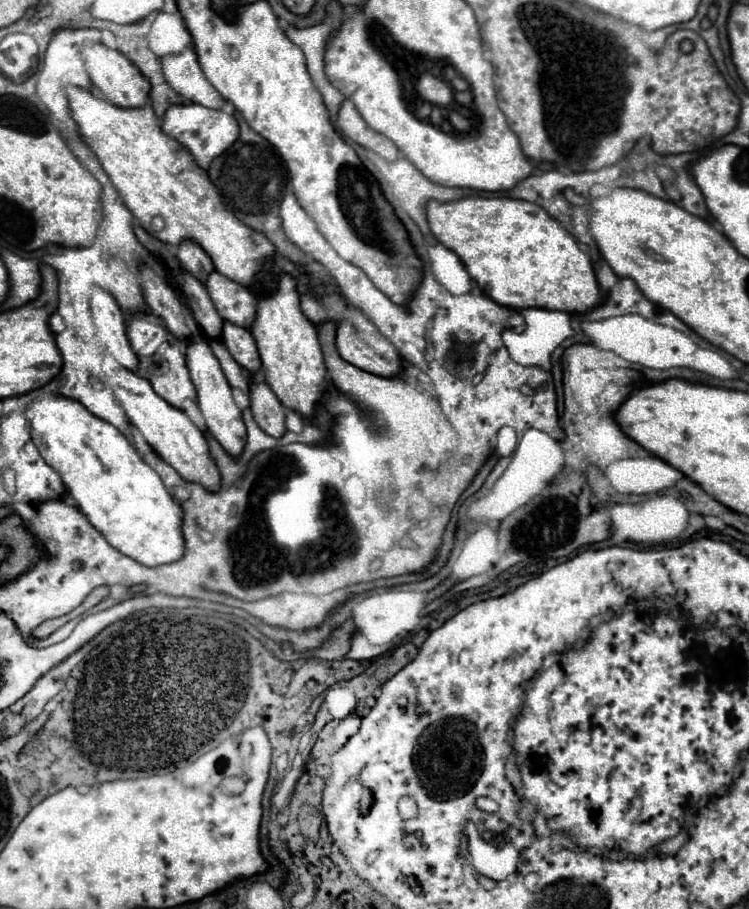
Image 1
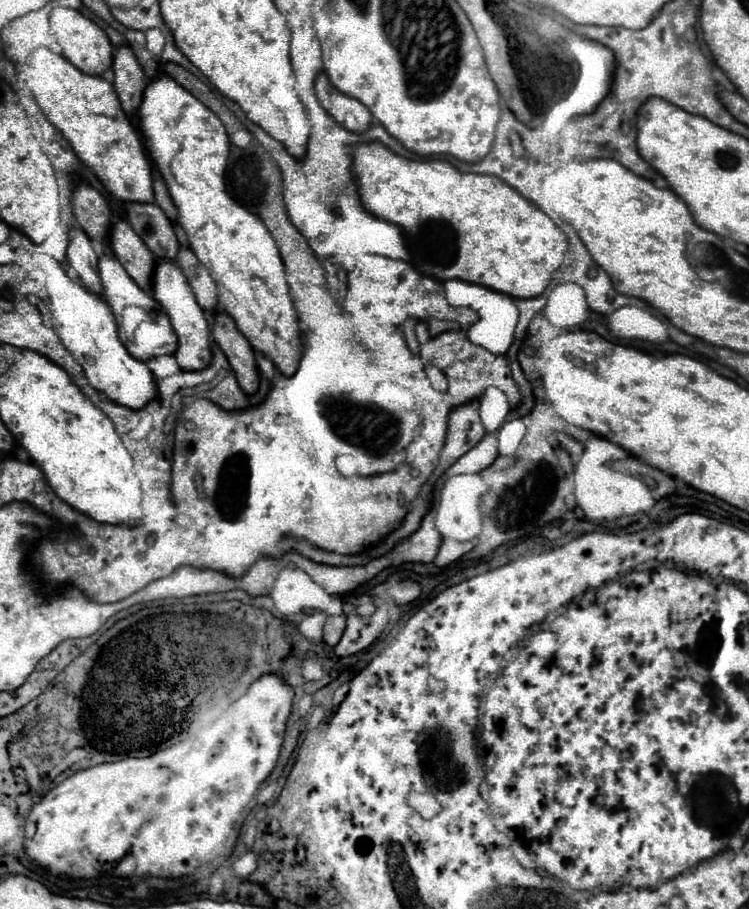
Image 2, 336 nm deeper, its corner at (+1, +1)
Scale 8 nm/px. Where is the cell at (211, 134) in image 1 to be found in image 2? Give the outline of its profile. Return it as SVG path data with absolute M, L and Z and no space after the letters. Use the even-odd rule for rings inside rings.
M160 75L152 79L144 89L142 103L138 107L138 129L142 131L148 155L160 171L168 187L168 193L176 205L178 223L188 235L190 249L196 253L198 261L210 271L212 279L216 281L220 309L236 321L240 333L246 335L246 339L256 351L270 357L284 375L294 375L302 357L302 345L298 315L288 293L284 265L276 249L276 243L272 241L272 235L268 233L264 223L254 213L248 213L248 209L244 209L240 203L232 201L230 193L226 191L224 173L228 163L230 141L222 121L206 105L192 97L182 85L172 81L172 77Z

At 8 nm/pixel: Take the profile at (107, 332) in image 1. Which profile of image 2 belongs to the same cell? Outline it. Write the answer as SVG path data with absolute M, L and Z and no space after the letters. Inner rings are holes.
M80 227L70 229L70 245L66 251L66 259L90 291L102 293L102 283L98 277L98 255L90 245L90 237Z

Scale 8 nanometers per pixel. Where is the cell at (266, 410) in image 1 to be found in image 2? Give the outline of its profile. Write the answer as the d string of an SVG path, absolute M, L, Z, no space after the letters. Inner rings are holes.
M216 311L214 315L214 327L212 337L228 357L240 387L250 395L258 389L258 371L256 371L256 359L254 351L248 345L248 339L236 329L236 323L228 313Z

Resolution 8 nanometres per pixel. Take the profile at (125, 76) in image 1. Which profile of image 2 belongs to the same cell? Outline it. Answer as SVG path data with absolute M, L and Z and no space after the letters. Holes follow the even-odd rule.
M56 7L50 13L50 27L56 35L58 45L62 47L62 55L80 71L88 73L88 75L102 75L110 65L112 65L112 45L108 35L88 17L84 17L80 11L76 9L68 9L68 7Z

